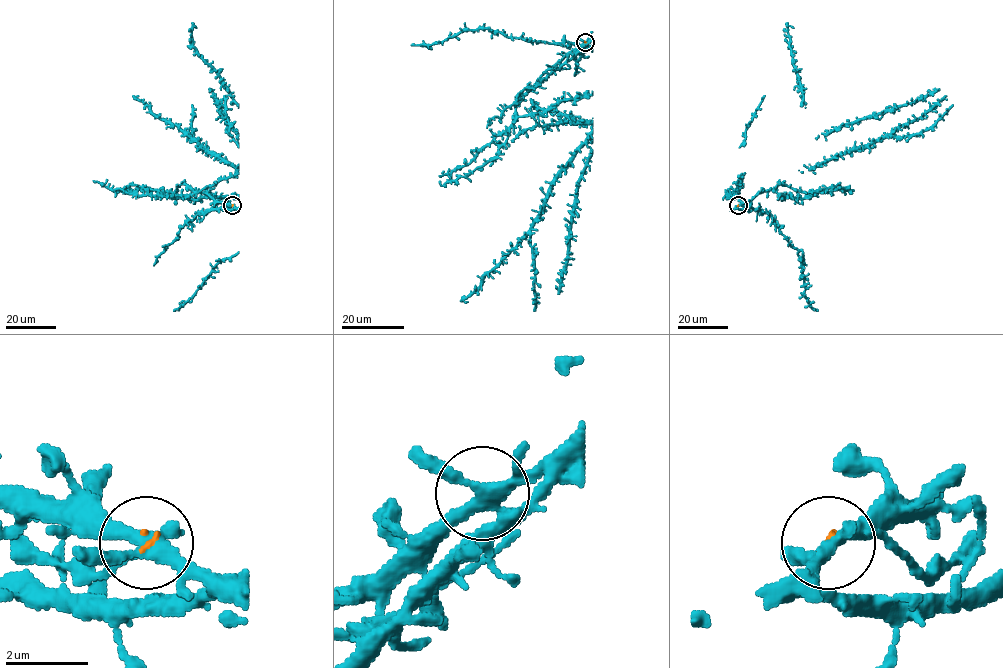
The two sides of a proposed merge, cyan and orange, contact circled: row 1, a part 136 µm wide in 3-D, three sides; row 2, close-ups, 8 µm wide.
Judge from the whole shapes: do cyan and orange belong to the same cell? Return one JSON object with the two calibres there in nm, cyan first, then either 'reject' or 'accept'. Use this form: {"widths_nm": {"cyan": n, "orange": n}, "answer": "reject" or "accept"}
{"widths_nm": {"cyan": 320, "orange": 70}, "answer": "reject"}

